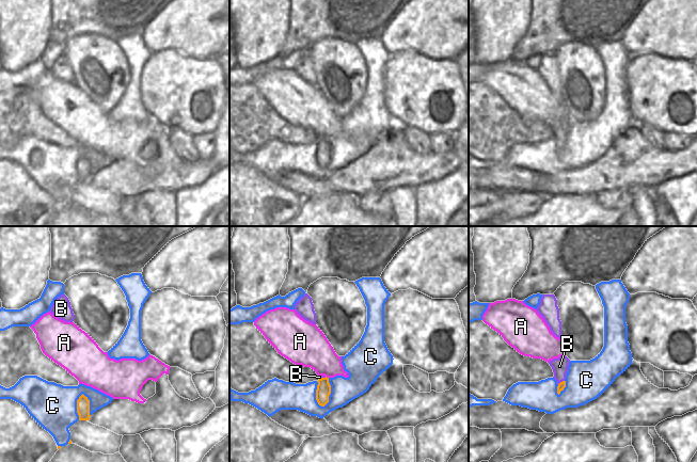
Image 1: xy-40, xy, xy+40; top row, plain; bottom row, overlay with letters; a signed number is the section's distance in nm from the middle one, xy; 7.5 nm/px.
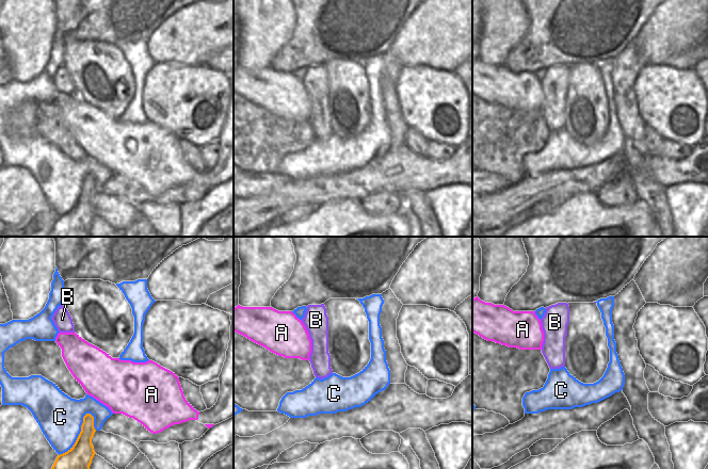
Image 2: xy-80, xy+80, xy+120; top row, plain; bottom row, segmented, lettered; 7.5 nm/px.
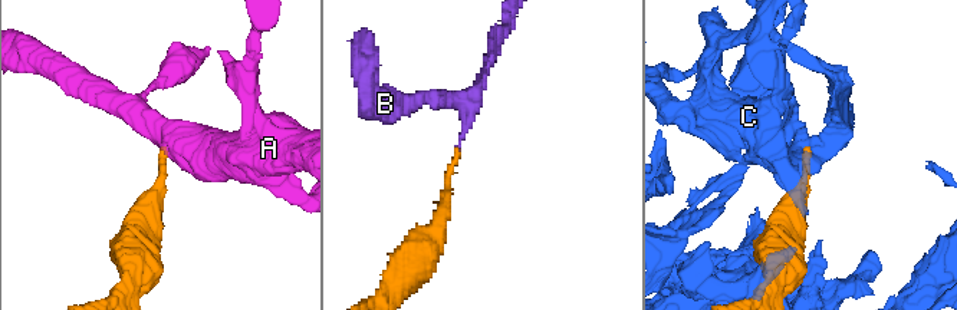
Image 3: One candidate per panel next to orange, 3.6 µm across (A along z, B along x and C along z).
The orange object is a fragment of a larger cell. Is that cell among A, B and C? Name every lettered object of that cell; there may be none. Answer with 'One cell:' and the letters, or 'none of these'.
One cell: B

